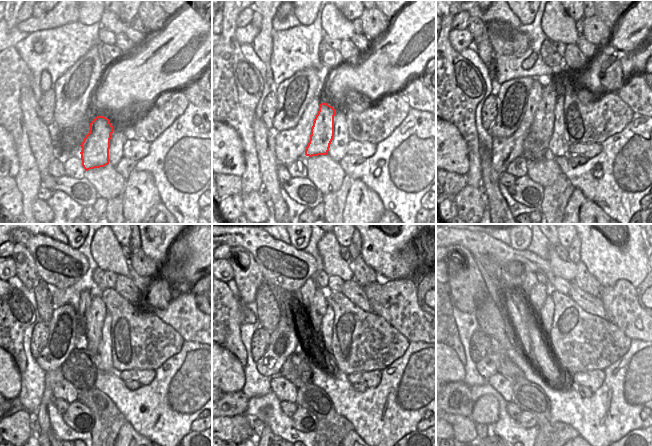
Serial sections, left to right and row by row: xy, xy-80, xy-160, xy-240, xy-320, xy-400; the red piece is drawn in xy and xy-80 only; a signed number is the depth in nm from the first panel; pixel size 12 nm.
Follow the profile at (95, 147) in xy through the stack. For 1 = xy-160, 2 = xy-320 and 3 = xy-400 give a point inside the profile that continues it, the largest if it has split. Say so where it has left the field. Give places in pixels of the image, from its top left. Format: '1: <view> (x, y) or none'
1: xy-160 (542, 127)
2: xy-320 (319, 304)
3: xy-400 (539, 293)

